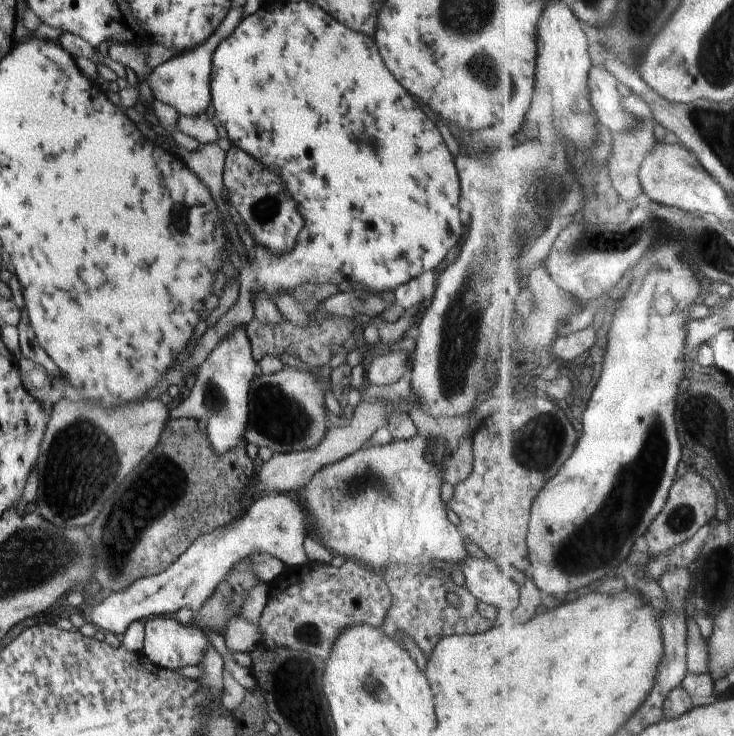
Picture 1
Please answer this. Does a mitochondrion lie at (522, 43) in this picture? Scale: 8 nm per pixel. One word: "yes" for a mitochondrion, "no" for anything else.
no

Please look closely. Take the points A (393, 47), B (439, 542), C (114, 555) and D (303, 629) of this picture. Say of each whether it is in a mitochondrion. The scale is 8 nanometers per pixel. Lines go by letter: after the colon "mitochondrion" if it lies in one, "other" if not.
A: other
B: other
C: mitochondrion
D: mitochondrion

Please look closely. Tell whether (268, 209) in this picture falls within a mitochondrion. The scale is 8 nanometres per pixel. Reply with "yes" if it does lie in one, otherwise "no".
yes

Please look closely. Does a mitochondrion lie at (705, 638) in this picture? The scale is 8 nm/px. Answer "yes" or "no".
no

